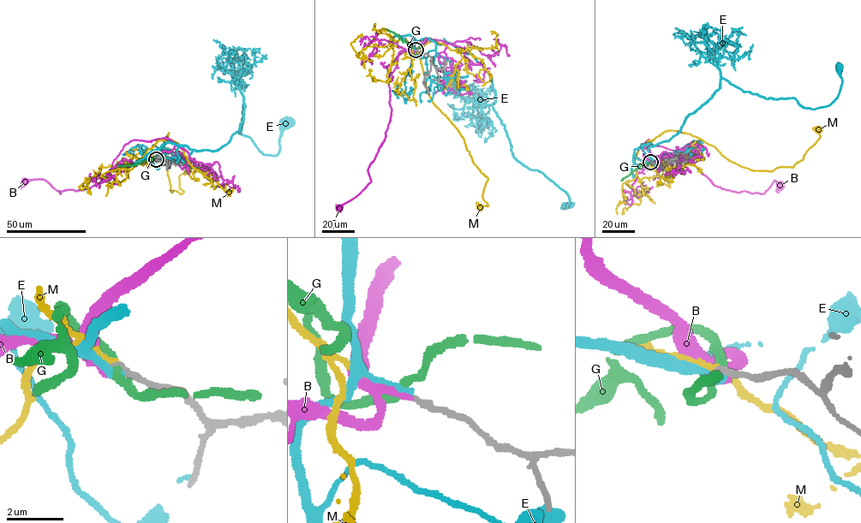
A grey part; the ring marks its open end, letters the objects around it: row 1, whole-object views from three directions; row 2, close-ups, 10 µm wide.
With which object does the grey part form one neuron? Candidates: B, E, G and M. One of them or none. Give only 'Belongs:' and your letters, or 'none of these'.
Belongs: M

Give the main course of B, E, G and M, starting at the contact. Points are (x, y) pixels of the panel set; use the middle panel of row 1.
B: (416, 50), (416, 43), (425, 38), (391, 67), (391, 120), (367, 169), (370, 182), (338, 208)
E: (416, 50), (411, 35), (417, 41), (452, 44), (481, 63), (511, 155), (565, 191), (567, 205)
G: (416, 50), (412, 50), (411, 45), (391, 32), (376, 30)
M: (415, 50), (404, 38), (419, 56), (432, 102), (488, 179), (482, 198), (488, 205), (480, 205)

